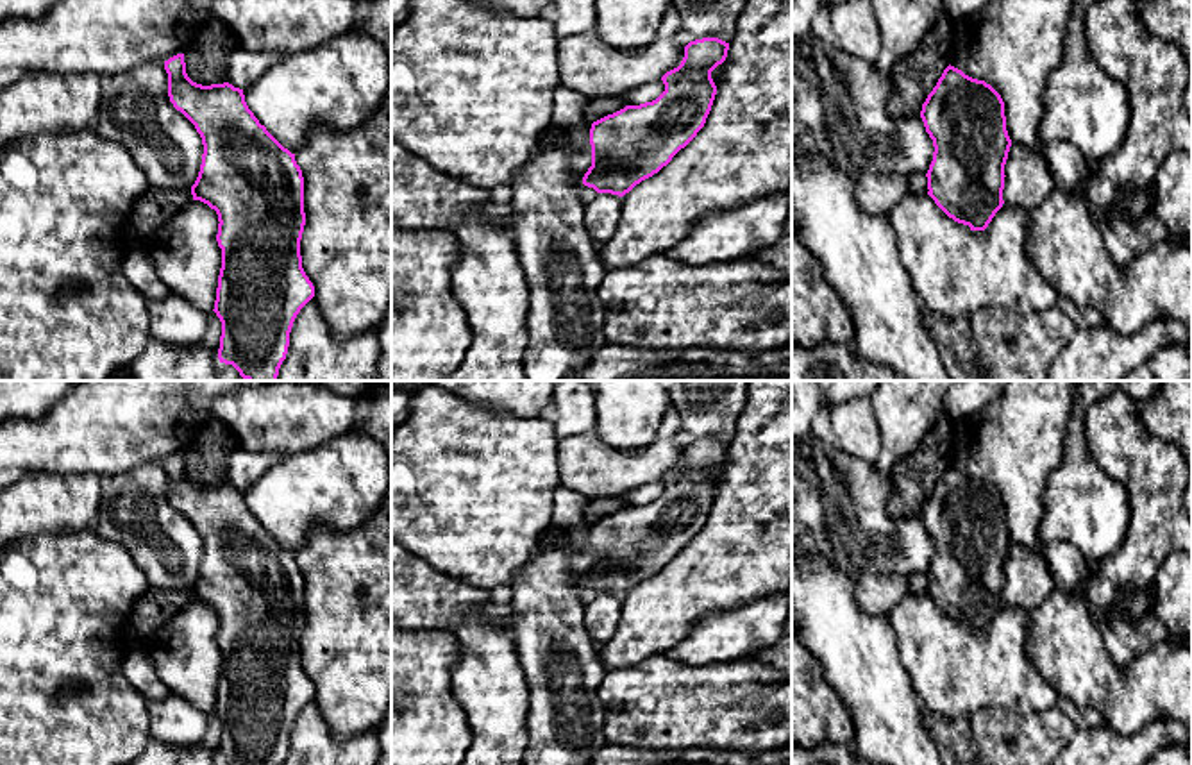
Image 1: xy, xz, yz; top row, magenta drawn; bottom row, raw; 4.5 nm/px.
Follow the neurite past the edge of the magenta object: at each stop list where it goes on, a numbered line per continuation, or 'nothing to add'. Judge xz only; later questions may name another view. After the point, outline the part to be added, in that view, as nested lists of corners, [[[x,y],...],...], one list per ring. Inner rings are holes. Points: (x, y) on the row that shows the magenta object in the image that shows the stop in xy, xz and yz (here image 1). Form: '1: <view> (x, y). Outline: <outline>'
1: xz (581, 159). Outline: [[[590,141],[577,152],[572,154],[570,161],[568,161],[568,168],[584,177],[584,173],[588,172],[588,168],[592,166],[592,145]]]

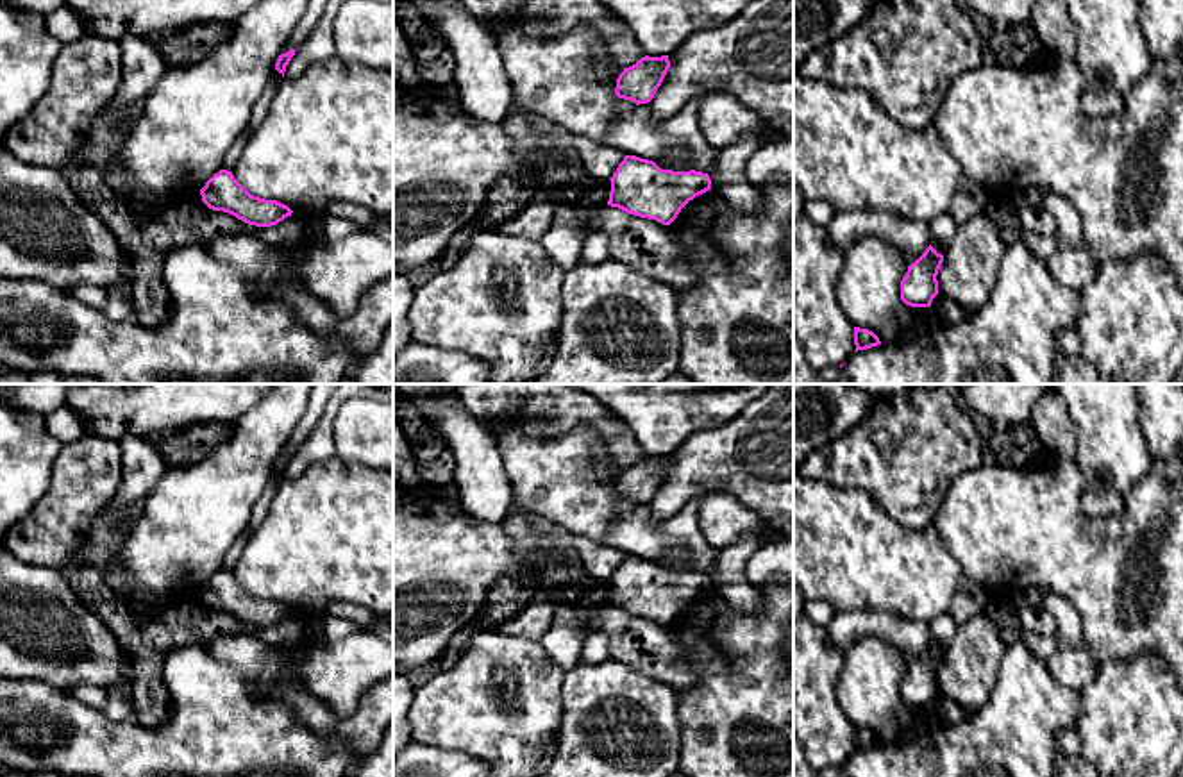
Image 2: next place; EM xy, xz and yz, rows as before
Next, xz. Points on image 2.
nothing to add

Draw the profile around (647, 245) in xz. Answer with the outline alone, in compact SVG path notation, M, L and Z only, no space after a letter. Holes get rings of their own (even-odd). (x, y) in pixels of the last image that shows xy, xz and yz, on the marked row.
M611 205L583 213L583 221L590 232L608 236L611 259L629 264L677 291L697 282L695 266L684 259L668 225Z

